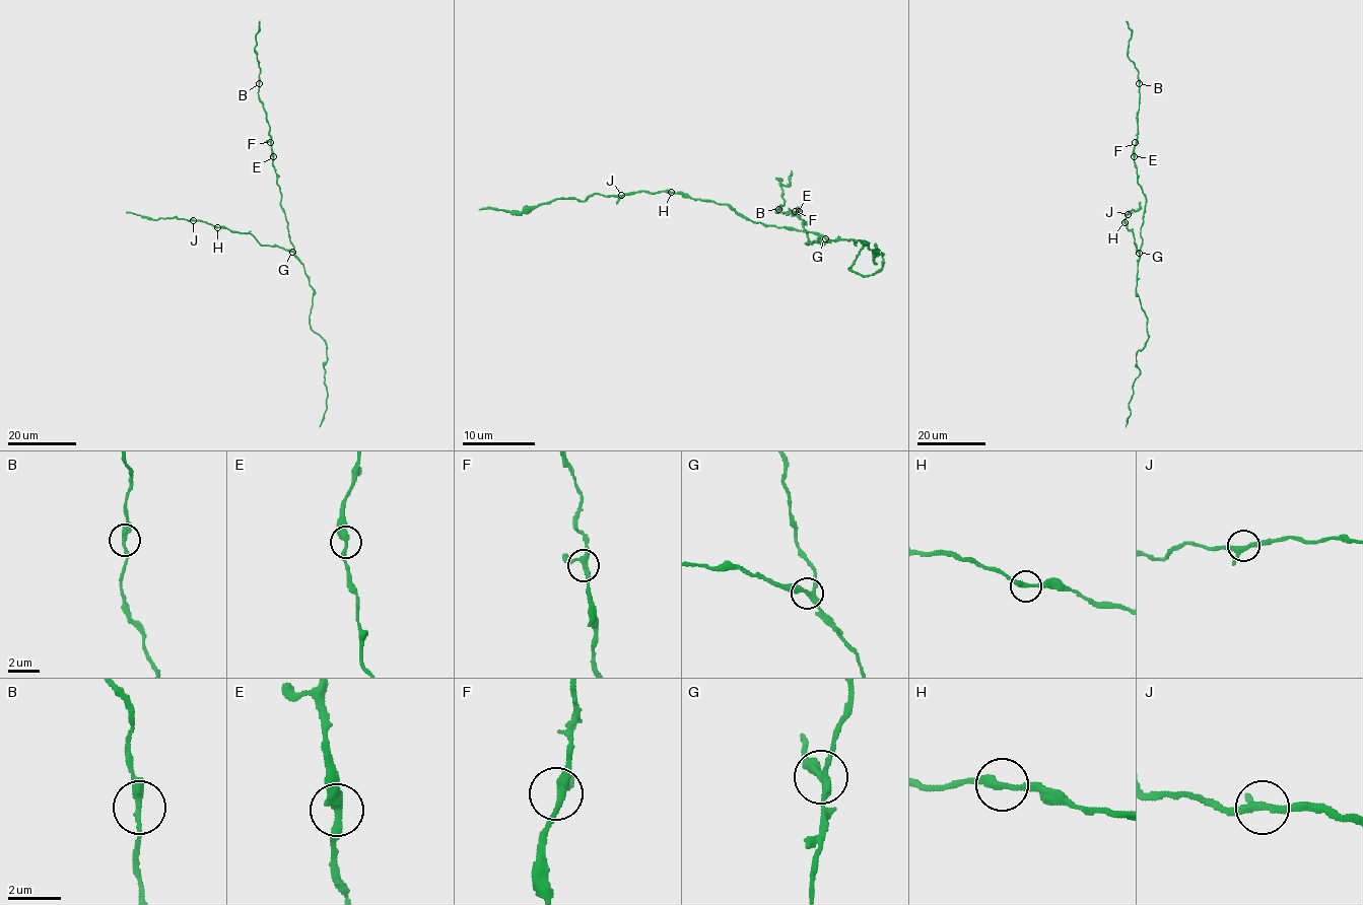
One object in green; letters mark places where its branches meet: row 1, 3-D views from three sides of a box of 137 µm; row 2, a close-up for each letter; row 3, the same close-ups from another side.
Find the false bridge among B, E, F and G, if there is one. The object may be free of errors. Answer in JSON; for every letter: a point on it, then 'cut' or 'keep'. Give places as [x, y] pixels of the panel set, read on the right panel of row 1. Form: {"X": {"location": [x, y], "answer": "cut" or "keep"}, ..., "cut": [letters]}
{"B": {"location": [1139, 83], "answer": "keep"}, "E": {"location": [1134, 156], "answer": "keep"}, "F": {"location": [1135, 142], "answer": "keep"}, "G": {"location": [1139, 253], "answer": "cut"}, "cut": ["G"]}

